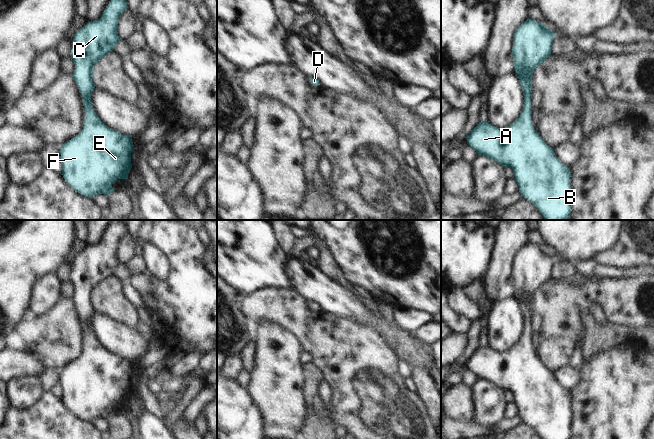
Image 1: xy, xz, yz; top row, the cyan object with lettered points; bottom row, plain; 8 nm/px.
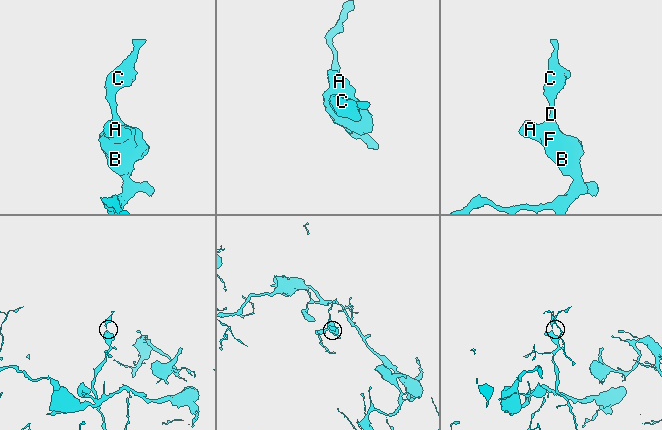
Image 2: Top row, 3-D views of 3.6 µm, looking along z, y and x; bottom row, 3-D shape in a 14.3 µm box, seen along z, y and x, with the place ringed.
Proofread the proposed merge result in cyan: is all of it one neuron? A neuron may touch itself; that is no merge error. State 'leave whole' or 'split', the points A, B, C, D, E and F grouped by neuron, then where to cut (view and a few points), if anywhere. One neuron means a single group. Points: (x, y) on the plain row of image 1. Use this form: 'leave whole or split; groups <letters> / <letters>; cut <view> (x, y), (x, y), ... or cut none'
leave whole; groups A B C D E F; cut none

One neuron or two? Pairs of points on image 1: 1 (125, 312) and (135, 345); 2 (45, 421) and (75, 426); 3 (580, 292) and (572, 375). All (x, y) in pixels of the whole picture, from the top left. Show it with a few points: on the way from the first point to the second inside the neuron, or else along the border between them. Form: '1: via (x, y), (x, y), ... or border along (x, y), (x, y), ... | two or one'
1: border along (108, 315), (134, 328) | two
2: via (52, 426), (68, 426) | one
3: border along (567, 364), (558, 367), (553, 372) | two

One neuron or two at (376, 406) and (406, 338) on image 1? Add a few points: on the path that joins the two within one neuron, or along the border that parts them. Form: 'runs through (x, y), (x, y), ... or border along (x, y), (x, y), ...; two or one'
border along (385, 336), (385, 339), (400, 357); two

